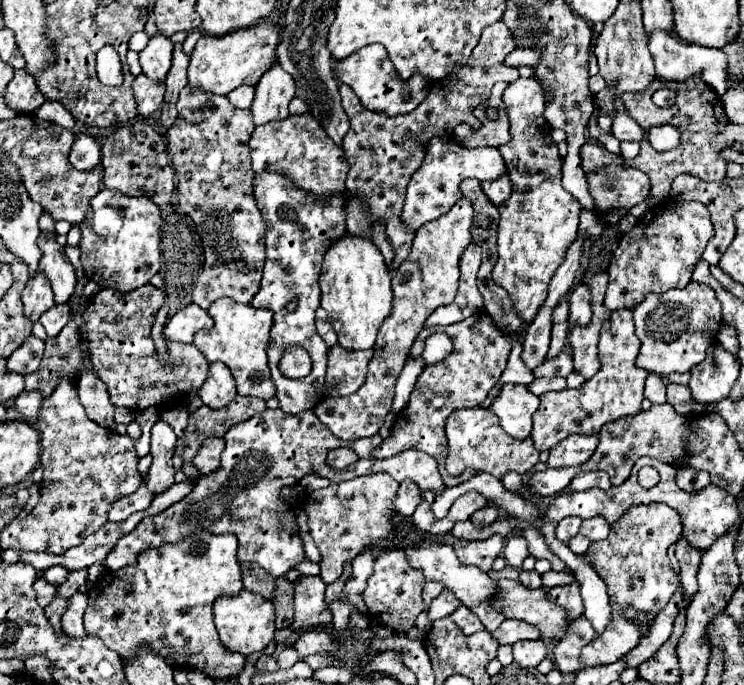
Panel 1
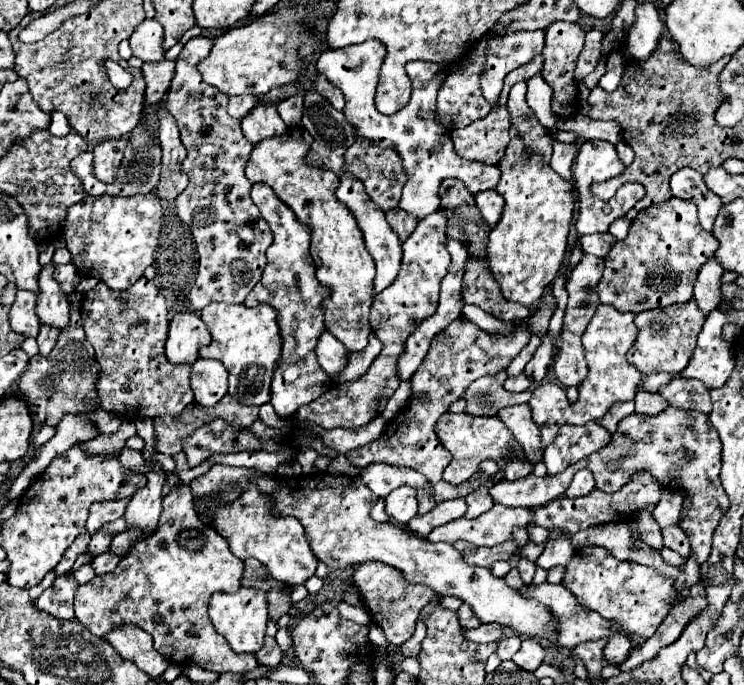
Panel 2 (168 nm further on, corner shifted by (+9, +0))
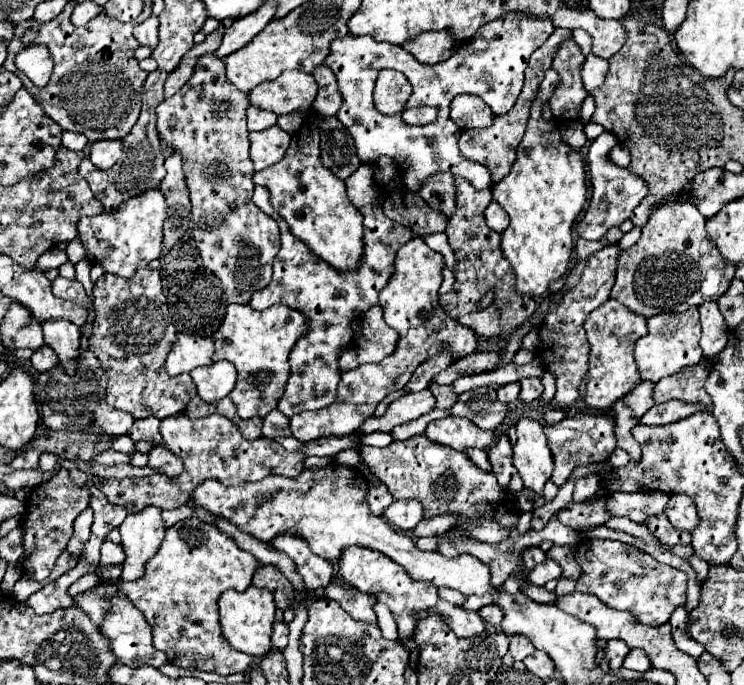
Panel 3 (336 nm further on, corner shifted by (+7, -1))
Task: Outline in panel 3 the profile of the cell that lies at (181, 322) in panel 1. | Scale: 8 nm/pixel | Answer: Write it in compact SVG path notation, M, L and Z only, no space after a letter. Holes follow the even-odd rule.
M179 334L167 356L167 374L177 376L197 366L213 364L213 340L197 334Z

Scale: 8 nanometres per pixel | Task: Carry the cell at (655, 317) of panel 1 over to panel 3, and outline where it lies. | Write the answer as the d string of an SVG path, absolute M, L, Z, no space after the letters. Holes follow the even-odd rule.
M689 308L681 314L657 314L647 320L649 334L635 344L635 362L641 380L659 382L685 366L695 366L703 358L703 350L699 346L701 326L697 318L697 308Z

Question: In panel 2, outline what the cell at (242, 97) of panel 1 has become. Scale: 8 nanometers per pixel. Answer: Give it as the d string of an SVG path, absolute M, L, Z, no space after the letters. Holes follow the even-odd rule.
M243 95L243 97L229 97L229 105L227 105L227 113L231 117L245 117L257 103L257 97L251 97L251 95Z

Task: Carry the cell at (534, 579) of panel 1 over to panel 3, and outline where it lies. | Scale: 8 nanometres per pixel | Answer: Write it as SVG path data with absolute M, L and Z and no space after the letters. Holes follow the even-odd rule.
M527 548L523 552L523 564L527 570L533 570L537 564L545 562L545 558L547 558L547 554L541 548Z

